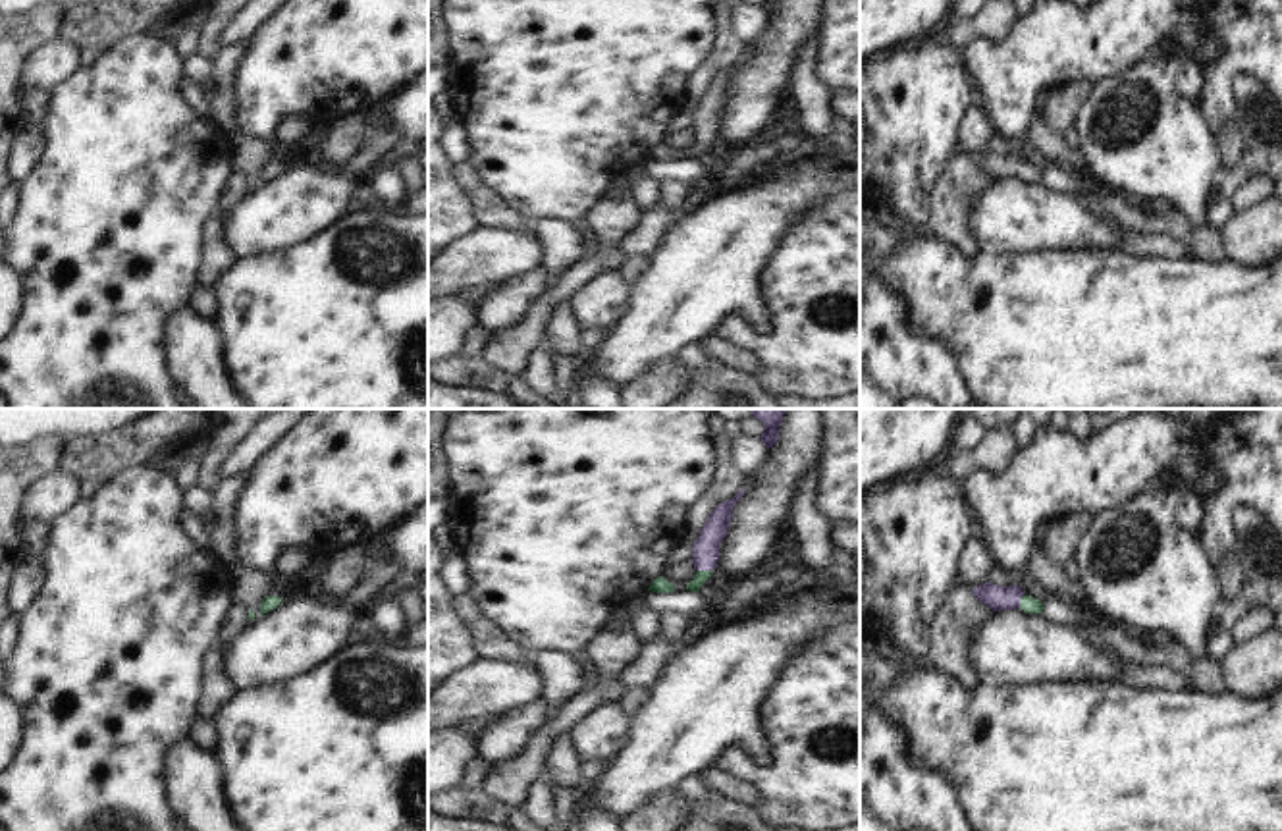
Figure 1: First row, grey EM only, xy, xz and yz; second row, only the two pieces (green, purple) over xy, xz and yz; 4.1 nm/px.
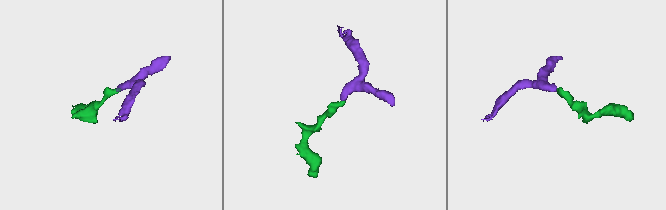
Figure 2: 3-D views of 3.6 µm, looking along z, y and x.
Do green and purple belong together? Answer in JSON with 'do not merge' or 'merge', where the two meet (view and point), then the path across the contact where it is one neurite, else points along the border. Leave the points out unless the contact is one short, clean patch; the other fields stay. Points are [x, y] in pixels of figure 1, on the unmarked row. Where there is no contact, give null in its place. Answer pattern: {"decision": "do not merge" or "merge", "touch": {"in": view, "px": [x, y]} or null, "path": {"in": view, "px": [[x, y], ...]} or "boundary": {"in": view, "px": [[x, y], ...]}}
{"decision": "merge", "touch": {"in": "xz", "px": [704, 139]}, "path": {"in": "xz", "px": [[700, 145], [704, 139], [706, 116]]}}

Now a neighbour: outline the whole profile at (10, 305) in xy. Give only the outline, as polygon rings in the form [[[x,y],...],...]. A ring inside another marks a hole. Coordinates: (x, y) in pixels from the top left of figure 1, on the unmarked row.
[[[0,260],[0,343],[13,328],[19,310],[19,280],[15,272]]]

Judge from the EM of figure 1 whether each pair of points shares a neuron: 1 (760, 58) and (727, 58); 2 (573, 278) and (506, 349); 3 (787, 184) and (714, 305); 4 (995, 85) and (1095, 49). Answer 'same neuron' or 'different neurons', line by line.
1: different neurons
2: same neuron
3: same neuron
4: same neuron

